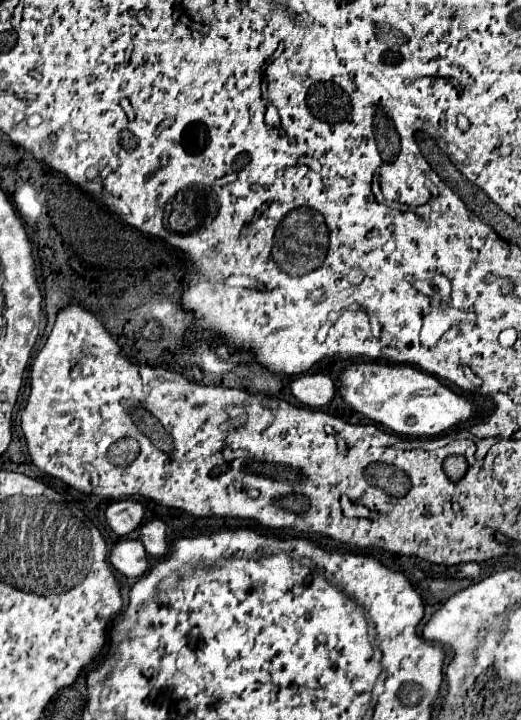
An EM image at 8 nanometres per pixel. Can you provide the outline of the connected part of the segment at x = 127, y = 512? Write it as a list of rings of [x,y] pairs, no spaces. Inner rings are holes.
[[[122,499],[110,503],[106,509],[106,523],[116,535],[128,535],[140,527],[144,519],[144,507],[134,499]]]

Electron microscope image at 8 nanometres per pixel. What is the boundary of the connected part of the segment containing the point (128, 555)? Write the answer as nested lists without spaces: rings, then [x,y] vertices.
[[[138,539],[118,541],[110,553],[110,563],[126,577],[142,577],[150,567],[144,545]]]

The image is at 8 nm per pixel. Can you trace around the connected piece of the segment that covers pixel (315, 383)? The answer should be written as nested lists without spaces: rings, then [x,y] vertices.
[[[318,373],[318,375],[300,375],[292,381],[290,389],[292,389],[292,395],[300,403],[304,403],[312,409],[328,405],[336,395],[336,383],[328,375],[322,375],[322,373]]]

